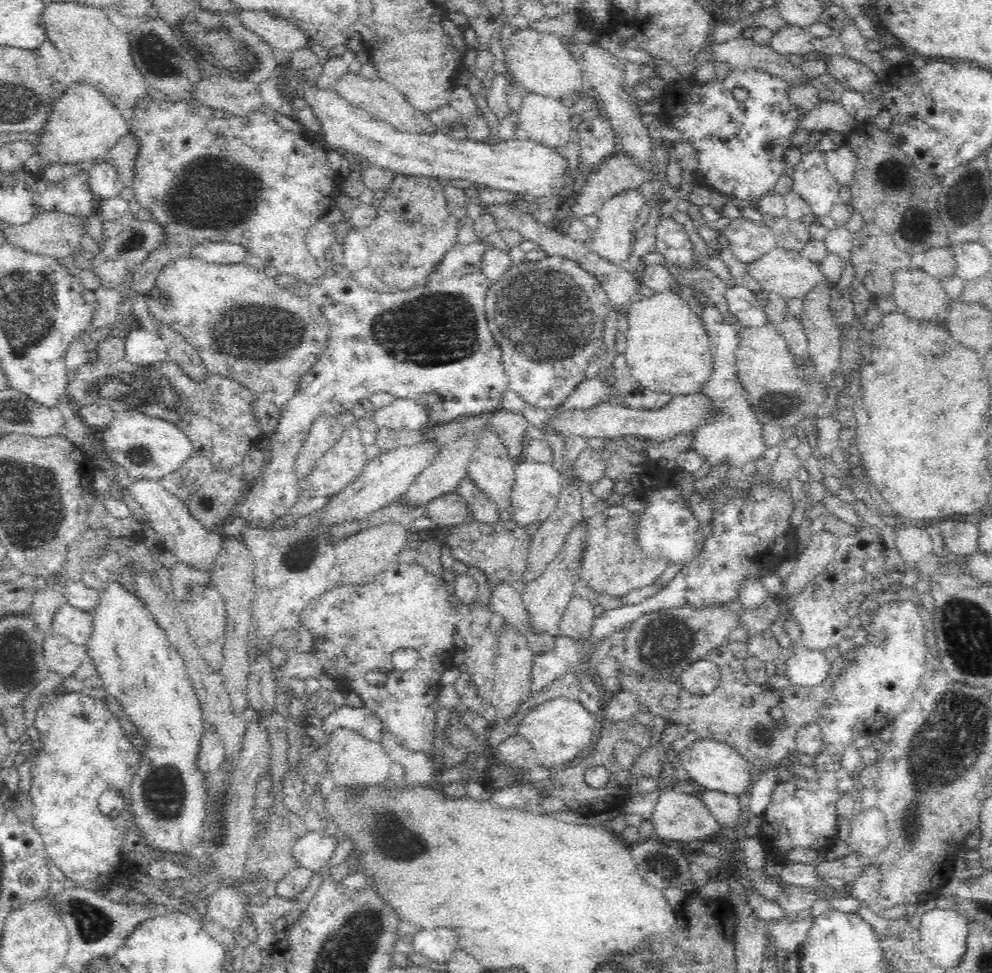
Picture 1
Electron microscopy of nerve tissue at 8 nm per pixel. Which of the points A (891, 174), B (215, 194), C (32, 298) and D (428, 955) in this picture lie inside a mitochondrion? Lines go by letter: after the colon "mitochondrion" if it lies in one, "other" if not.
A: mitochondrion
B: mitochondrion
C: mitochondrion
D: other

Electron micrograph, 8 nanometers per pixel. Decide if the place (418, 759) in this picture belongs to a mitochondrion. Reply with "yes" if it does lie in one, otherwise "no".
no

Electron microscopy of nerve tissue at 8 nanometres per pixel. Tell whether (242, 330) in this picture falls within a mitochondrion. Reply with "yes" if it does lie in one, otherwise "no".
yes

